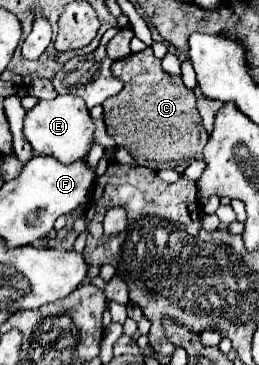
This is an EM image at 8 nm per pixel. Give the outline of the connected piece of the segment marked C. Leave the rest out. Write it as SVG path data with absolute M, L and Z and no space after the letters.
M151 48L117 60L113 64L113 74L125 82L125 88L121 94L103 102L107 132L115 138L117 146L131 152L139 166L151 170L175 168L183 172L191 160L201 156L209 140L195 106L195 94L185 88L181 76L163 72L161 60L153 56Z

